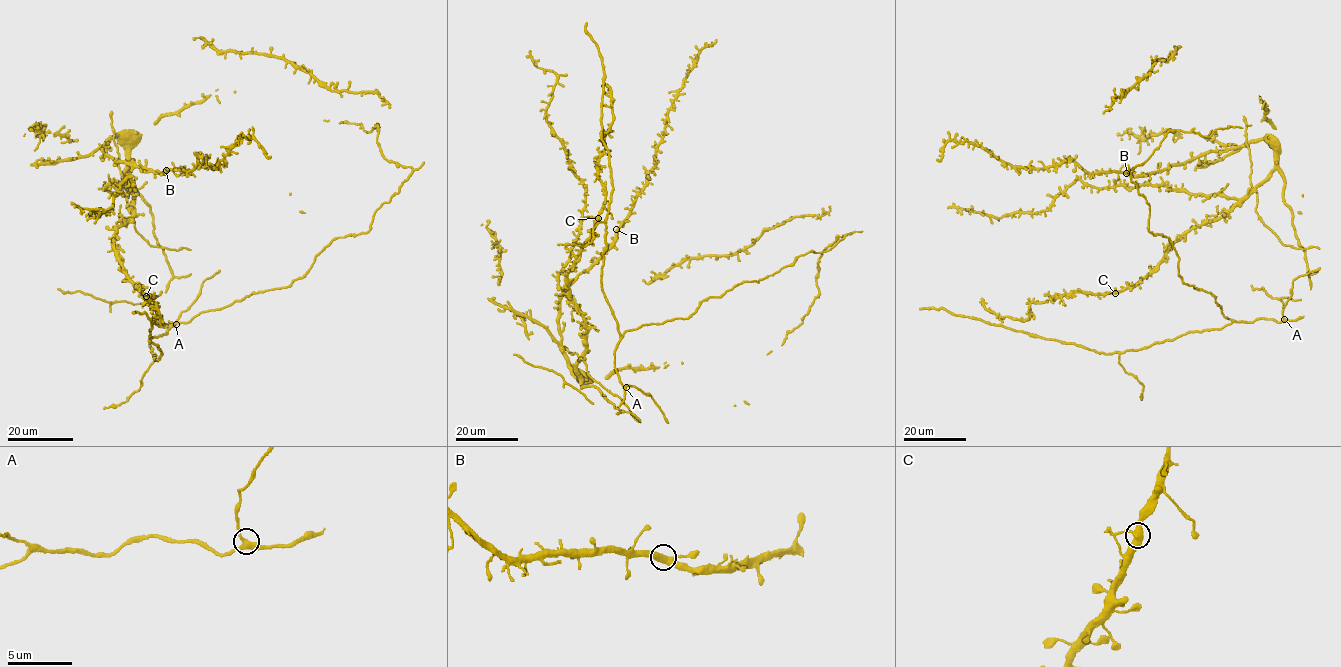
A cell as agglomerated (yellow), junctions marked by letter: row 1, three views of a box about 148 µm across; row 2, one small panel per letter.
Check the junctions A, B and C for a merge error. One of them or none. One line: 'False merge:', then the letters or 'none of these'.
False merge: none of these

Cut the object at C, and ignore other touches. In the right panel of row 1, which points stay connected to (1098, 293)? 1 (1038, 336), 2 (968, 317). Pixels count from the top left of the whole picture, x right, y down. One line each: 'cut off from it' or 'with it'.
1: cut off from it
2: cut off from it

